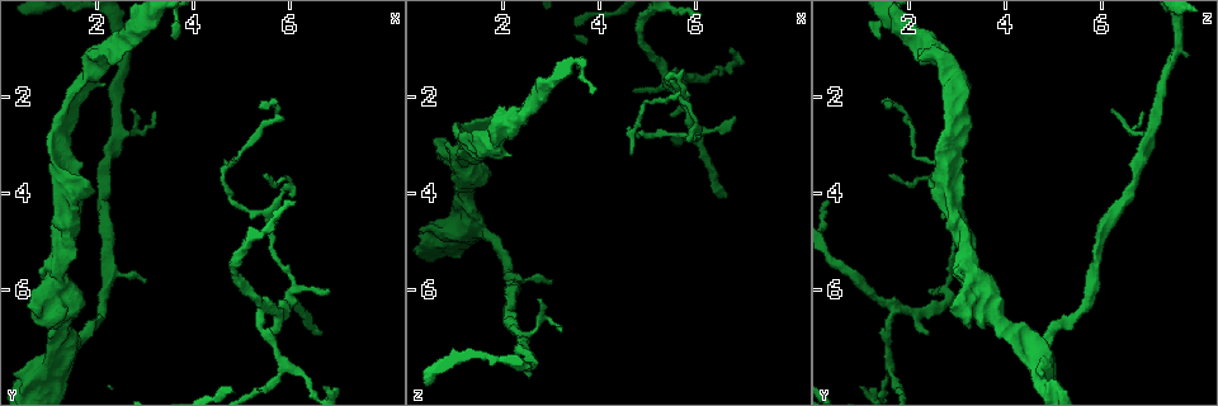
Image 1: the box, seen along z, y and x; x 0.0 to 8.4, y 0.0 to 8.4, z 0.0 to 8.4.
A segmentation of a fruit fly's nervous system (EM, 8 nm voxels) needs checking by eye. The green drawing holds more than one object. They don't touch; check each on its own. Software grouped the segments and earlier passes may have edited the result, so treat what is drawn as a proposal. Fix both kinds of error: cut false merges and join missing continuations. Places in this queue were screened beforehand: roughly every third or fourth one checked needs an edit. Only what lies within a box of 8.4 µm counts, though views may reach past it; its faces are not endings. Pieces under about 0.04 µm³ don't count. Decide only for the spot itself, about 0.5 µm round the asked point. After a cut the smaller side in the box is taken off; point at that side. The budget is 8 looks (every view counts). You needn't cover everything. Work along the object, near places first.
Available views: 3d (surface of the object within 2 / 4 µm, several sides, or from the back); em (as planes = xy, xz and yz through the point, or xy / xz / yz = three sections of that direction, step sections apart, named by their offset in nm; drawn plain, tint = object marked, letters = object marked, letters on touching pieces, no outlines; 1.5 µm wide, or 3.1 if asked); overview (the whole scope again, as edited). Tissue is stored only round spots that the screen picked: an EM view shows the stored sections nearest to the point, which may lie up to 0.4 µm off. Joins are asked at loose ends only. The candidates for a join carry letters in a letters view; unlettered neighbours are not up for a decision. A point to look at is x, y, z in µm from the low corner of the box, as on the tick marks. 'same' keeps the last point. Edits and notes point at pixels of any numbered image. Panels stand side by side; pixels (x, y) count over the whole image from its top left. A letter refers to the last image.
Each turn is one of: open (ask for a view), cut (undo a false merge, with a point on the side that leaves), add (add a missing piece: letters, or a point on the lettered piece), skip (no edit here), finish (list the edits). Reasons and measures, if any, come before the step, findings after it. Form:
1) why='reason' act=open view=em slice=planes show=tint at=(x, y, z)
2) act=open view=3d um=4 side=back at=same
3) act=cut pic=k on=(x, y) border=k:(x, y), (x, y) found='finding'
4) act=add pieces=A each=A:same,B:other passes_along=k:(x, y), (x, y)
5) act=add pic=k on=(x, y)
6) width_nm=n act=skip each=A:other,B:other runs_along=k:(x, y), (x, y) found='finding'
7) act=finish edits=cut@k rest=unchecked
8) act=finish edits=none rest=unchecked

why='free end' act=open view=em slice=planes show=letters at=(3.00, 5.80, 5.85)

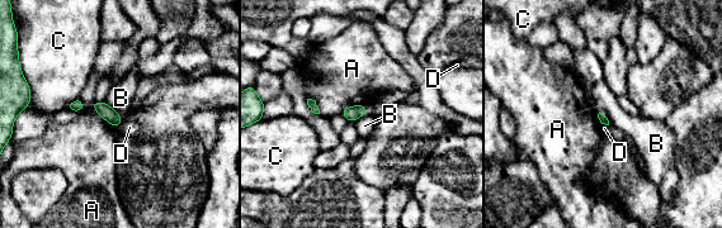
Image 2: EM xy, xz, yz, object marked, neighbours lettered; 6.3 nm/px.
longest_contact=A:190nm act=skip each=A:other,B:other,C:other,D:other found='none of them fits'

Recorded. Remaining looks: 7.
why='tapers out' act=open view=em slice=planes show=letters at=(5.50, 3.60, 1.65)

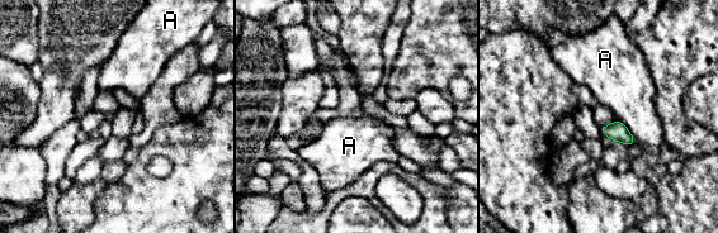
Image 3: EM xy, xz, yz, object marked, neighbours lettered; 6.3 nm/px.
longest_contact=A:200nm act=skip each=A:other border=3:(617, 119), (637, 142) found='no lettered piece goes on from it'

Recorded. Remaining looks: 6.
why='thin end' act=open view=em slice=planes show=letters at=(6.65, 6.90, 4.05)

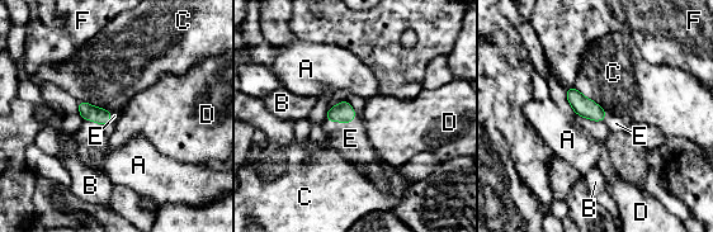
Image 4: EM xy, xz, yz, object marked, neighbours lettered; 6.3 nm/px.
width_nm=100 act=add pic=4 on=(350, 138) each=A:other,B:other,C:other,D:other,E:same,F:other passes_along=4:(343, 112), (343, 121), (350, 138) found='the cell continues'

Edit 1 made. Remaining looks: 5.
act=finish edits=add@4 rest=unchecked

